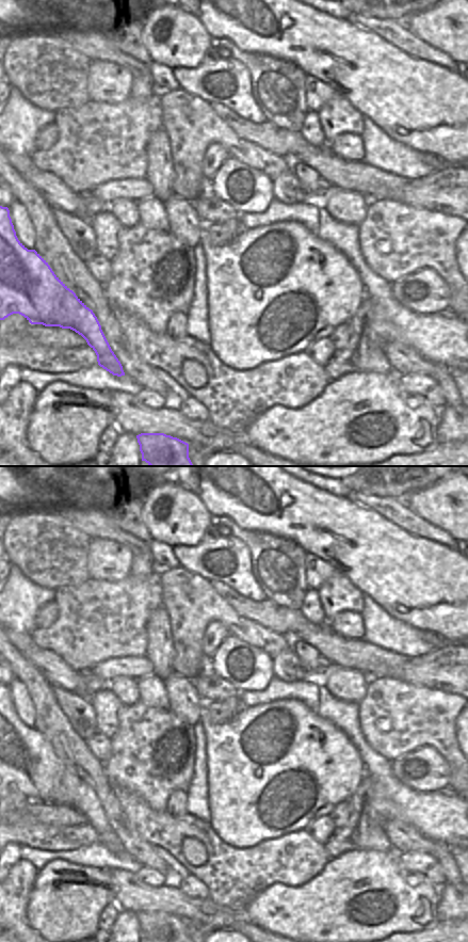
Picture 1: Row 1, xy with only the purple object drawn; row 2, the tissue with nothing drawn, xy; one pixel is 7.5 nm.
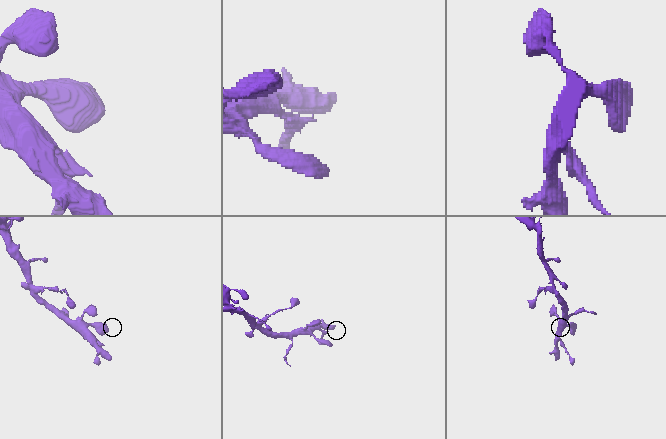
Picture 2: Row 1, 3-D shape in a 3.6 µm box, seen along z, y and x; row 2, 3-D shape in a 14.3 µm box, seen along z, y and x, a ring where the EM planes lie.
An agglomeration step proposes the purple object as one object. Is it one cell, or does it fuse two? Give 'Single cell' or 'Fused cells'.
Single cell.

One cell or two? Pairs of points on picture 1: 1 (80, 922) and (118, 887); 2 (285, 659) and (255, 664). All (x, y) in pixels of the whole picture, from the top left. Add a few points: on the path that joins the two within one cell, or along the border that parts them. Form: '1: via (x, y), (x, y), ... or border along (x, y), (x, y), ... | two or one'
1: border along (101, 869), (109, 878), (109, 888), (113, 899) | two
2: border along (271, 657), (271, 668), (274, 675) | two

